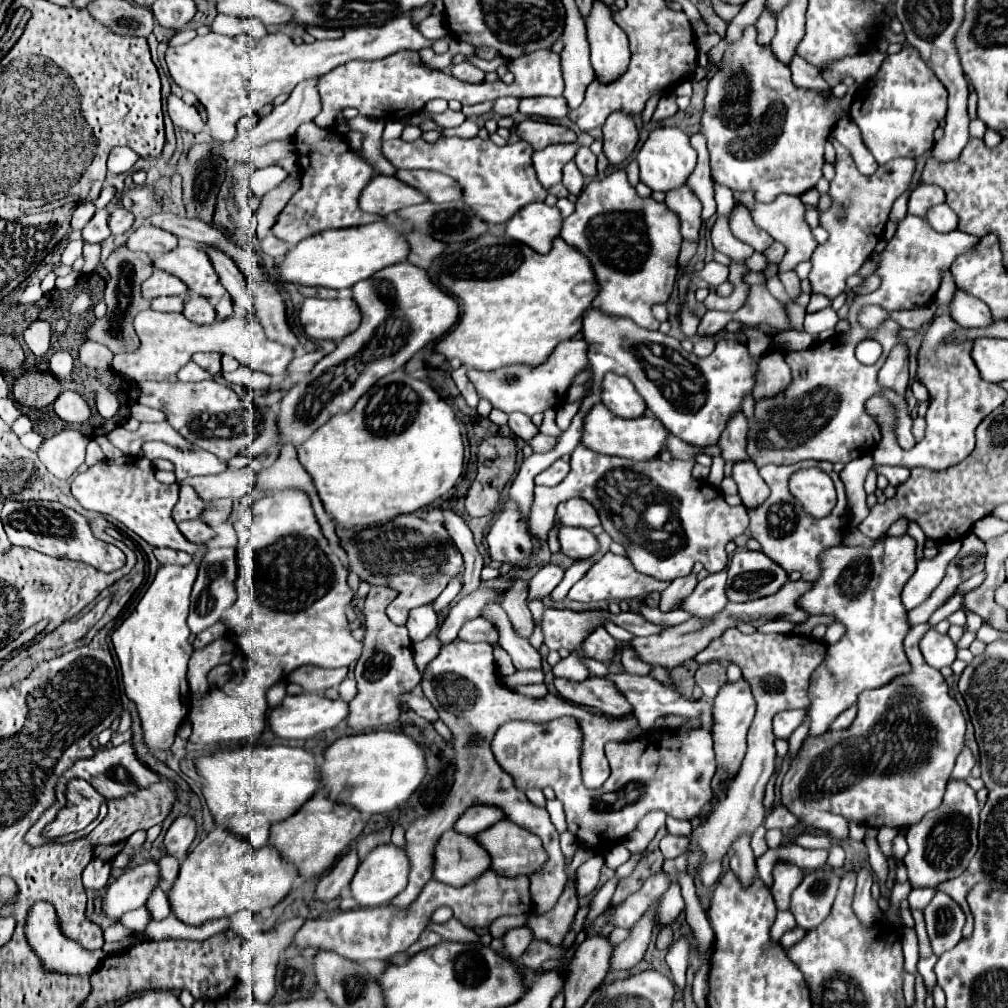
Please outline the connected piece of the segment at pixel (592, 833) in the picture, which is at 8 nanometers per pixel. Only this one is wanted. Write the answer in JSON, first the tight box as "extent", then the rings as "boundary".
{"extent":[491,717,717,849],"boundary":[[[567,717],[542,724],[519,720],[509,721],[497,729],[491,741],[491,751],[497,763],[509,775],[513,775],[513,781],[521,791],[543,789],[543,787],[551,787],[555,791],[557,799],[565,807],[569,831],[581,843],[585,843],[585,847],[591,847],[591,849],[611,847],[613,843],[601,843],[601,839],[613,841],[613,839],[625,837],[637,827],[641,817],[653,809],[665,809],[669,817],[685,819],[685,821],[693,821],[693,819],[699,819],[699,815],[703,815],[703,809],[707,807],[713,795],[709,781],[717,767],[713,739],[709,731],[705,731],[703,727],[693,727],[691,731],[661,729],[657,733],[639,735],[637,739],[627,743],[607,743],[605,753],[611,765],[611,775],[599,789],[587,789],[581,781],[580,756],[583,735],[577,724],[575,719]]]}

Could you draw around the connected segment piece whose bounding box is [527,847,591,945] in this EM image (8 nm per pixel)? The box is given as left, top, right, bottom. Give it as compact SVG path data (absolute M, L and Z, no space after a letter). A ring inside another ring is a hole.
M579 847L573 861L567 865L567 885L563 895L559 897L557 905L543 913L543 915L531 915L527 921L527 927L533 929L535 939L547 941L551 945L561 945L565 935L571 931L571 923L575 919L575 913L579 909L577 905L577 893L575 893L575 869L585 863L591 857L591 851L585 847Z

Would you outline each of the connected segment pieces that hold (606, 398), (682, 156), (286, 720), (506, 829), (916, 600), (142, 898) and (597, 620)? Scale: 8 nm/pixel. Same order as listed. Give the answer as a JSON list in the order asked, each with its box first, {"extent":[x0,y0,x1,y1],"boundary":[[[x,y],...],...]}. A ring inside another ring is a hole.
[{"extent":[603,373,647,417],"boundary":[[[609,373],[603,379],[603,405],[607,405],[615,415],[619,417],[641,417],[647,409],[647,403],[643,403],[643,397],[635,391],[635,385],[621,375]]]},{"extent":[637,127,697,191],"boundary":[[[657,127],[651,131],[647,141],[637,153],[637,163],[641,169],[641,181],[653,191],[671,191],[681,187],[697,163],[697,153],[689,143],[689,137],[679,127]]]},{"extent":[269,693,349,739],"boundary":[[[301,693],[301,695],[295,695],[295,697],[287,695],[285,701],[269,713],[269,723],[271,723],[271,729],[277,737],[283,737],[283,739],[311,739],[317,733],[323,733],[325,729],[333,729],[347,715],[349,715],[349,705],[341,699],[333,701],[333,699],[327,699],[327,697],[313,695],[313,693]]]},{"extent":[477,819,547,877],"boundary":[[[509,819],[499,821],[493,827],[481,831],[477,835],[477,841],[489,851],[491,861],[493,861],[491,869],[497,871],[499,875],[505,875],[505,877],[533,875],[535,871],[539,871],[539,867],[543,867],[543,863],[547,863],[547,853],[543,851],[543,843],[539,843],[539,837],[531,835],[529,831],[525,831],[517,823],[511,823]]]},{"extent":[903,541,961,611],"boundary":[[[961,541],[943,542],[940,544],[939,554],[933,561],[929,561],[929,559],[918,561],[915,575],[907,581],[907,585],[903,589],[903,607],[907,611],[921,605],[935,591],[935,587],[945,576],[949,562],[959,553],[959,547],[961,547]]]},{"extent":[103,859,159,919],"boundary":[[[145,859],[139,865],[127,867],[107,889],[103,911],[111,919],[121,919],[123,913],[139,909],[147,903],[153,889],[159,887],[159,861]]]},{"extent":[543,607,603,651],"boundary":[[[549,607],[543,615],[543,635],[545,635],[545,645],[549,649],[569,649],[575,651],[595,627],[603,625],[603,613],[593,611],[593,613],[577,613],[577,611],[561,611]]]}]

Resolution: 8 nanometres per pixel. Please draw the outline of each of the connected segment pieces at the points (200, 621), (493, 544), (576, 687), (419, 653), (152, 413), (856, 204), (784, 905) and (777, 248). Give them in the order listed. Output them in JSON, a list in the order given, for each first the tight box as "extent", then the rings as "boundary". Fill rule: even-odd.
[{"extent":[187,547,237,635],"boundary":[[[217,547],[217,549],[205,551],[205,555],[199,561],[199,573],[197,573],[197,581],[193,585],[193,593],[191,593],[191,607],[189,607],[189,619],[187,619],[191,635],[197,635],[203,629],[217,623],[221,619],[223,611],[235,603],[235,587],[233,587],[235,577],[237,577],[235,549]]]},{"extent":[487,501,533,565],"boundary":[[[507,501],[497,513],[495,523],[487,535],[491,561],[523,565],[533,553],[533,541],[527,535],[525,517],[519,513],[515,501]]]},{"extent":[555,677,633,717],"boundary":[[[555,677],[555,687],[559,695],[565,697],[567,701],[593,707],[611,717],[623,717],[633,713],[627,699],[612,682],[605,678],[589,677],[585,681],[575,683],[563,677]]]},{"extent":[413,635,441,673],"boundary":[[[429,635],[427,639],[413,645],[413,659],[415,659],[415,665],[419,667],[419,673],[423,673],[425,665],[431,663],[439,651],[441,651],[441,643],[435,635]]]},{"extent":[131,403,165,423],"boundary":[[[135,403],[131,407],[131,417],[137,419],[137,421],[149,421],[149,423],[159,423],[159,421],[165,421],[165,415],[163,411],[155,411],[155,409],[149,409],[141,403]]]},{"extent":[809,137,915,299],"boundary":[[[829,137],[837,151],[837,163],[835,163],[835,179],[831,181],[829,195],[833,197],[833,205],[829,211],[821,213],[821,225],[829,231],[827,243],[819,245],[811,257],[813,269],[809,273],[811,289],[815,293],[823,293],[829,299],[835,299],[841,295],[847,287],[847,277],[855,275],[863,263],[871,257],[875,245],[881,241],[885,223],[889,219],[891,207],[899,195],[907,191],[911,185],[913,173],[915,173],[915,161],[913,159],[895,159],[891,163],[881,165],[873,175],[861,175],[855,167],[855,161],[847,147],[843,147],[839,141]]]},{"extent":[773,863,803,909],"boundary":[[[777,863],[773,869],[773,899],[777,909],[789,909],[789,895],[803,879],[803,873],[799,867],[789,863]]]},{"extent":[763,241,785,265],"boundary":[[[775,241],[771,247],[767,247],[767,251],[763,251],[763,255],[767,257],[769,265],[779,265],[781,259],[783,259],[783,255],[785,255],[785,247],[783,247],[783,243]]]}]

